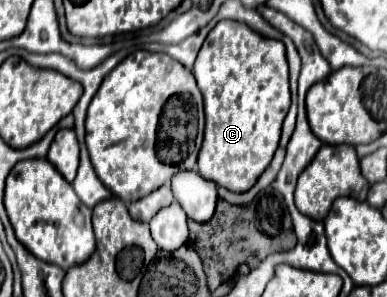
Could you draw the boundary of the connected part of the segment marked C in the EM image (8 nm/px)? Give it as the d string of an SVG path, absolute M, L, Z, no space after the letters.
M222 20L206 36L192 72L198 80L198 88L204 96L204 112L206 112L204 142L202 142L202 150L198 154L200 174L206 180L216 182L218 186L222 186L230 192L242 194L256 184L256 180L266 170L266 166L270 164L270 160L278 148L282 122L290 108L286 48L280 40L268 40L260 34L254 34L246 24L240 24L234 20Z

